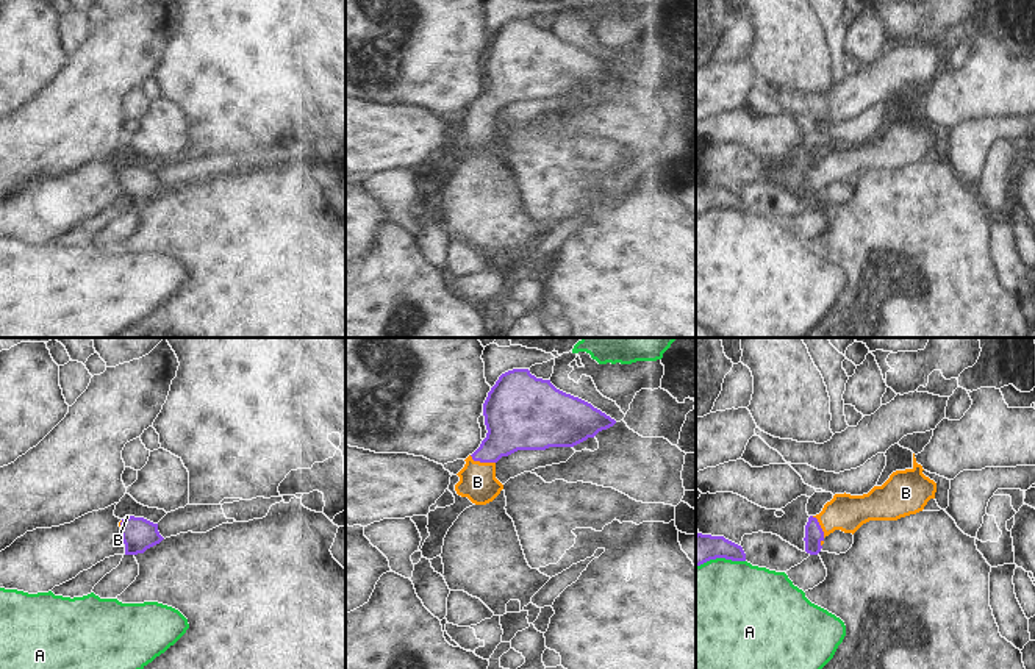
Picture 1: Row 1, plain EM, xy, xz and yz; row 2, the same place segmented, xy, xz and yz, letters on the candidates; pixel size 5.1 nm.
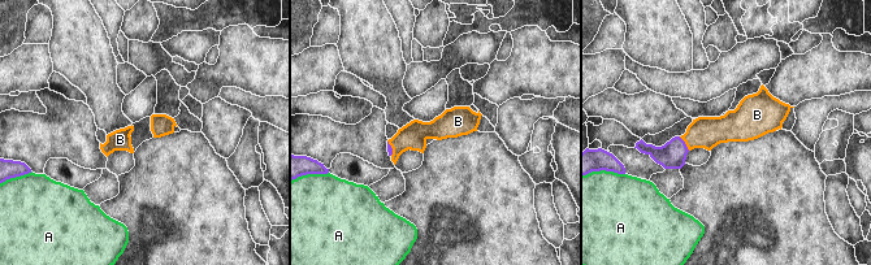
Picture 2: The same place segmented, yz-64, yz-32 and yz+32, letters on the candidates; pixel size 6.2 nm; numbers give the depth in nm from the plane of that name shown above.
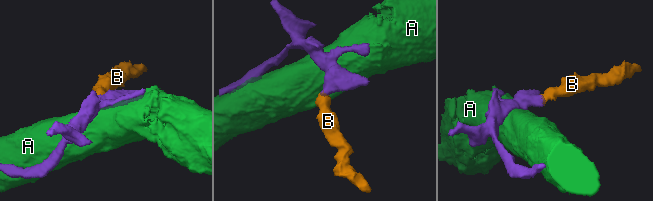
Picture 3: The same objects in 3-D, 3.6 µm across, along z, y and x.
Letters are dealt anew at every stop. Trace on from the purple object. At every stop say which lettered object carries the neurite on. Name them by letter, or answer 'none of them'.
B

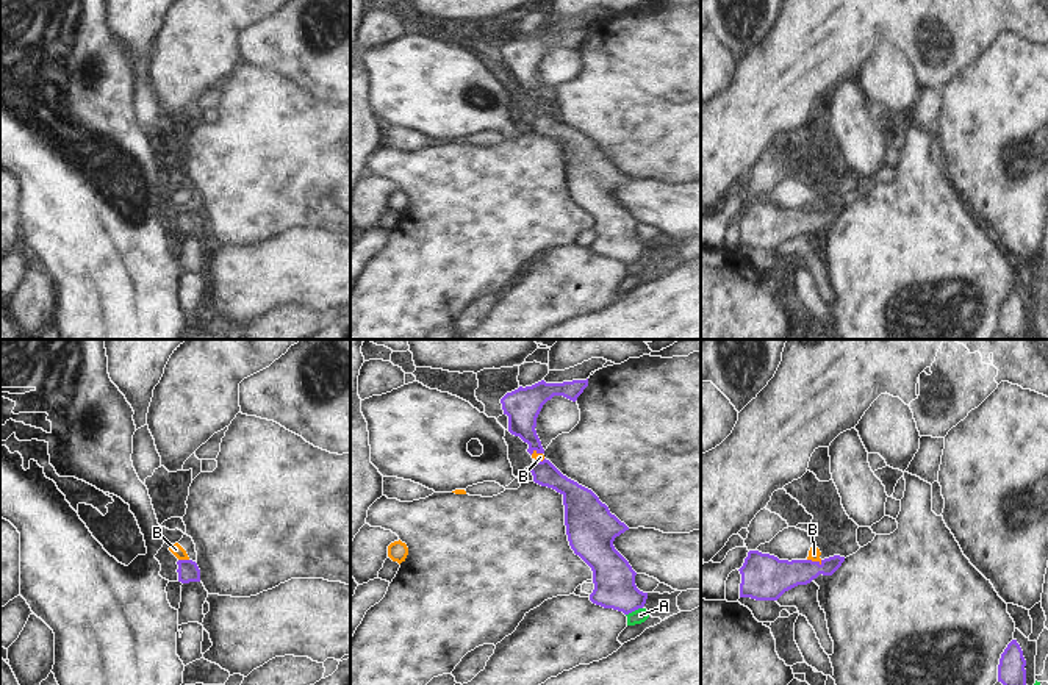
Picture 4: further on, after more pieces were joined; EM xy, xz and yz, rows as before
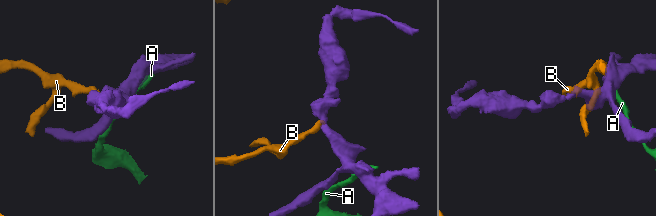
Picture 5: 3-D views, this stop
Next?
none of them

